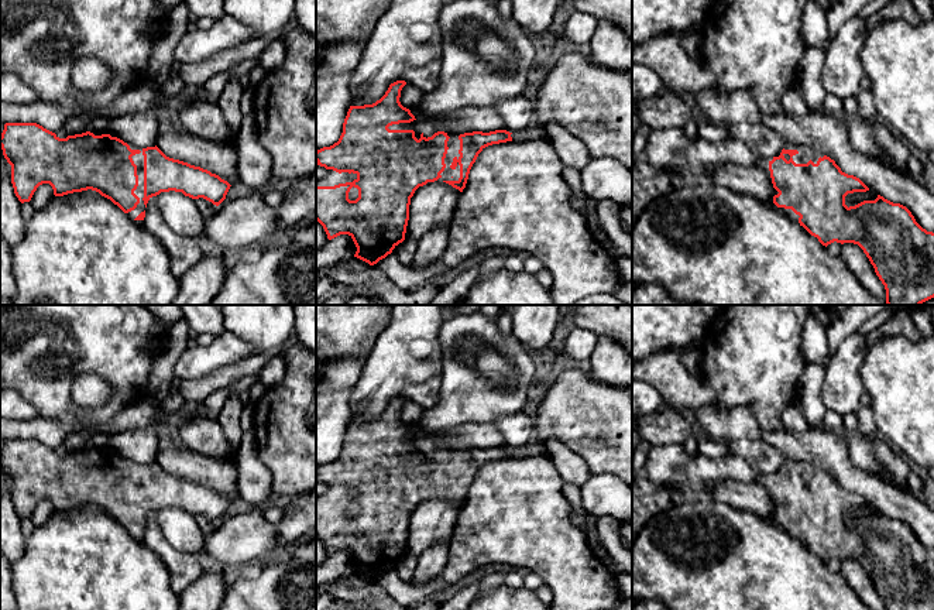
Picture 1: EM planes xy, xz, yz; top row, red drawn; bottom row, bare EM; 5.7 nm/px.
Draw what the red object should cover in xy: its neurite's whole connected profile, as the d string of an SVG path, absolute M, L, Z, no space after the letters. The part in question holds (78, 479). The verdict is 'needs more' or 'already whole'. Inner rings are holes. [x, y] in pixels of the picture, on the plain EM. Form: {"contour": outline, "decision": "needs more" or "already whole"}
{"contour": "M6 439L0 463L11 482L11 500L21 520L30 518L42 500L49 500L55 513L92 506L110 515L138 541L142 541L148 517L161 508L182 508L219 522L231 503L207 486L166 473L157 462L141 465L90 445L59 455L37 439Z", "decision": "needs more"}

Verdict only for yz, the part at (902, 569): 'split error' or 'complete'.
split error

